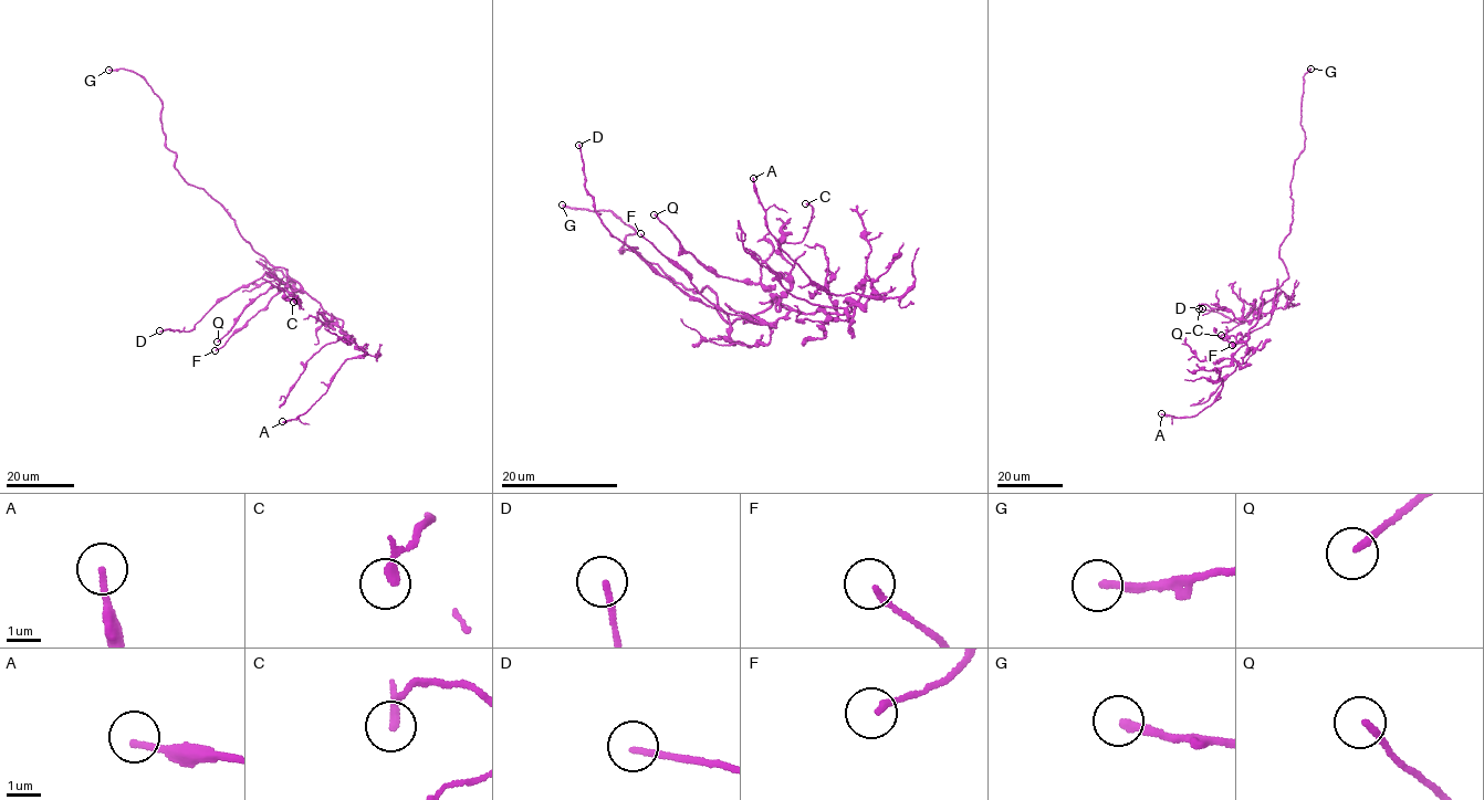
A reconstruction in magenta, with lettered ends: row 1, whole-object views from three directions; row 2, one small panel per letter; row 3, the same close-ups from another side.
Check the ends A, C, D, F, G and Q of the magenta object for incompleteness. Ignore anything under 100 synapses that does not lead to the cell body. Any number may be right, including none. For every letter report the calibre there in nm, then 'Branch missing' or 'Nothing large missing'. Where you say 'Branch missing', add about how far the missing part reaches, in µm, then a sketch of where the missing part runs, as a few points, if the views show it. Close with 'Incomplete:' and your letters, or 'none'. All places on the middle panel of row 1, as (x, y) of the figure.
A: Thickness 170 nm. Nothing large missing
C: Thickness 220 nm. Nothing large missing
D: Thickness 180 nm. Nothing large missing
F: Thickness 160 nm. Nothing large missing
G: Thickness 240 nm. Branch missing. Missing length about 60 µm
Q: Thickness 200 nm. Nothing large missing
Incomplete: G

